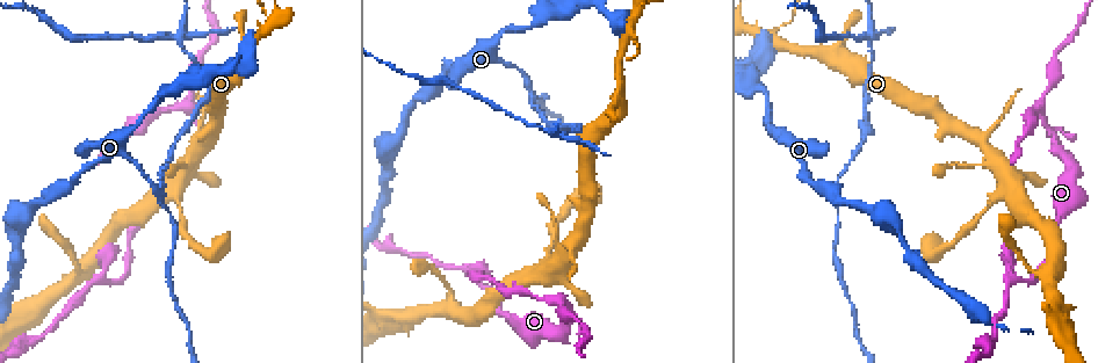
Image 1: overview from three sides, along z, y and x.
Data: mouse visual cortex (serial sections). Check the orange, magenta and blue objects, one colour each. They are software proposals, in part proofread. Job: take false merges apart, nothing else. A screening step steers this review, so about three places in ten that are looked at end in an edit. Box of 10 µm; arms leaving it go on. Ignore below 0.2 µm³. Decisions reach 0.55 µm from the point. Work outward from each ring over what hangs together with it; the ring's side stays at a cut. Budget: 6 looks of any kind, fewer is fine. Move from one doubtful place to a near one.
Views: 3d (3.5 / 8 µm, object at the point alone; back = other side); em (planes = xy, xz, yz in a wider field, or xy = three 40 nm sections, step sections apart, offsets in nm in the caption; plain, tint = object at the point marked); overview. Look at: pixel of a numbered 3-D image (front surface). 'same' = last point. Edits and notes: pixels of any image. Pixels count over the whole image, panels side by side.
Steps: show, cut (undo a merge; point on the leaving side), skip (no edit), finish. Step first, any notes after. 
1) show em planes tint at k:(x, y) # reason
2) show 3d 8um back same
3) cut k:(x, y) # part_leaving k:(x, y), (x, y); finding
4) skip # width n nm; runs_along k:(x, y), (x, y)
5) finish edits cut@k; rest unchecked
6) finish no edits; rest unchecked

show 3d 3.5um at 1:(772, 41) # sudden change in width

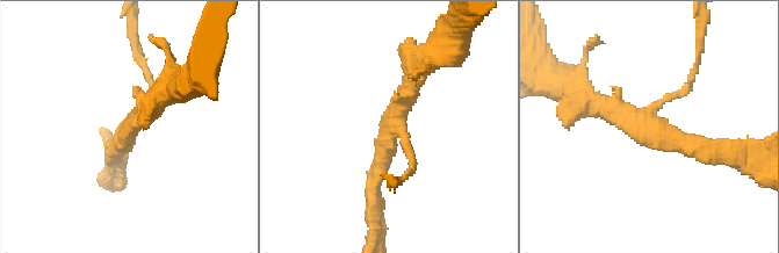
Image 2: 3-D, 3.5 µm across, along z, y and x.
show em xy step 1 plain at 2:(390, 128) # need the tissue

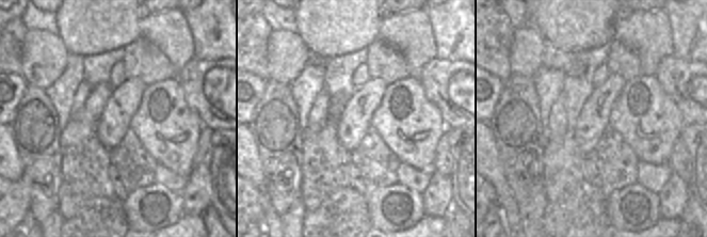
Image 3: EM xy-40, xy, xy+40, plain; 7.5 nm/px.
show em xy step 1 tint same # where the object lies

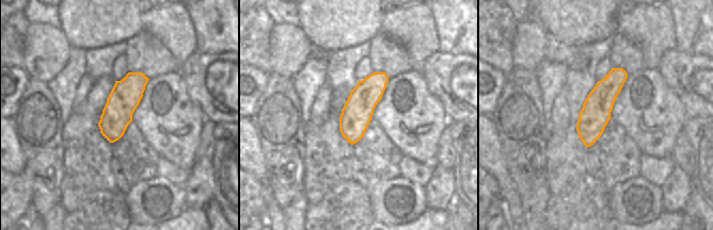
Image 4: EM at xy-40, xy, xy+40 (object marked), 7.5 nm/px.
skip # width 220 nm; runs_along 4:(619, 70), (597, 107), (587, 143); continuous, no second cell

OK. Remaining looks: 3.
show 3d 3.5um at 1:(158, 195) # abrupt turn

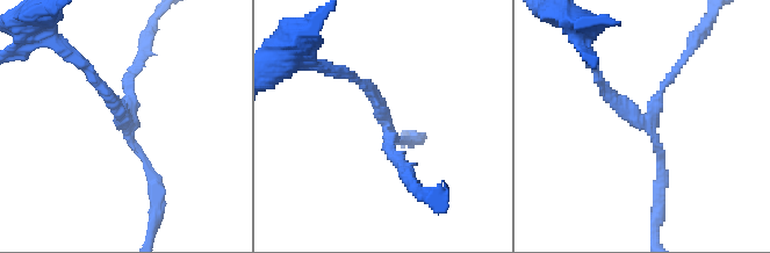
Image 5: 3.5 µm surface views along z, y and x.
show em xy step 5 tint at 5:(124, 121) # now the EM

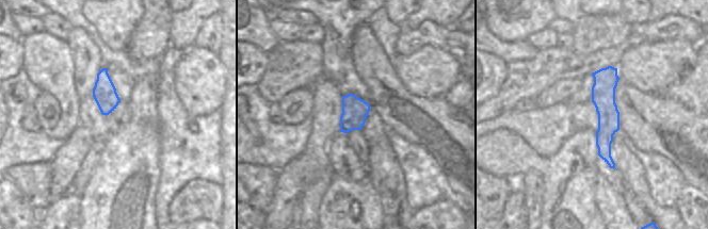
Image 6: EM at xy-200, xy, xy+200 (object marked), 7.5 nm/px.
cut 5:(660, 161) # arms 3; arm_widths 100, 150, 150 nm; part_leaving 5:(649, 117), (705, 24); two cells meet here

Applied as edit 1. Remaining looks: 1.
finish edits cut@5; rest unchecked

